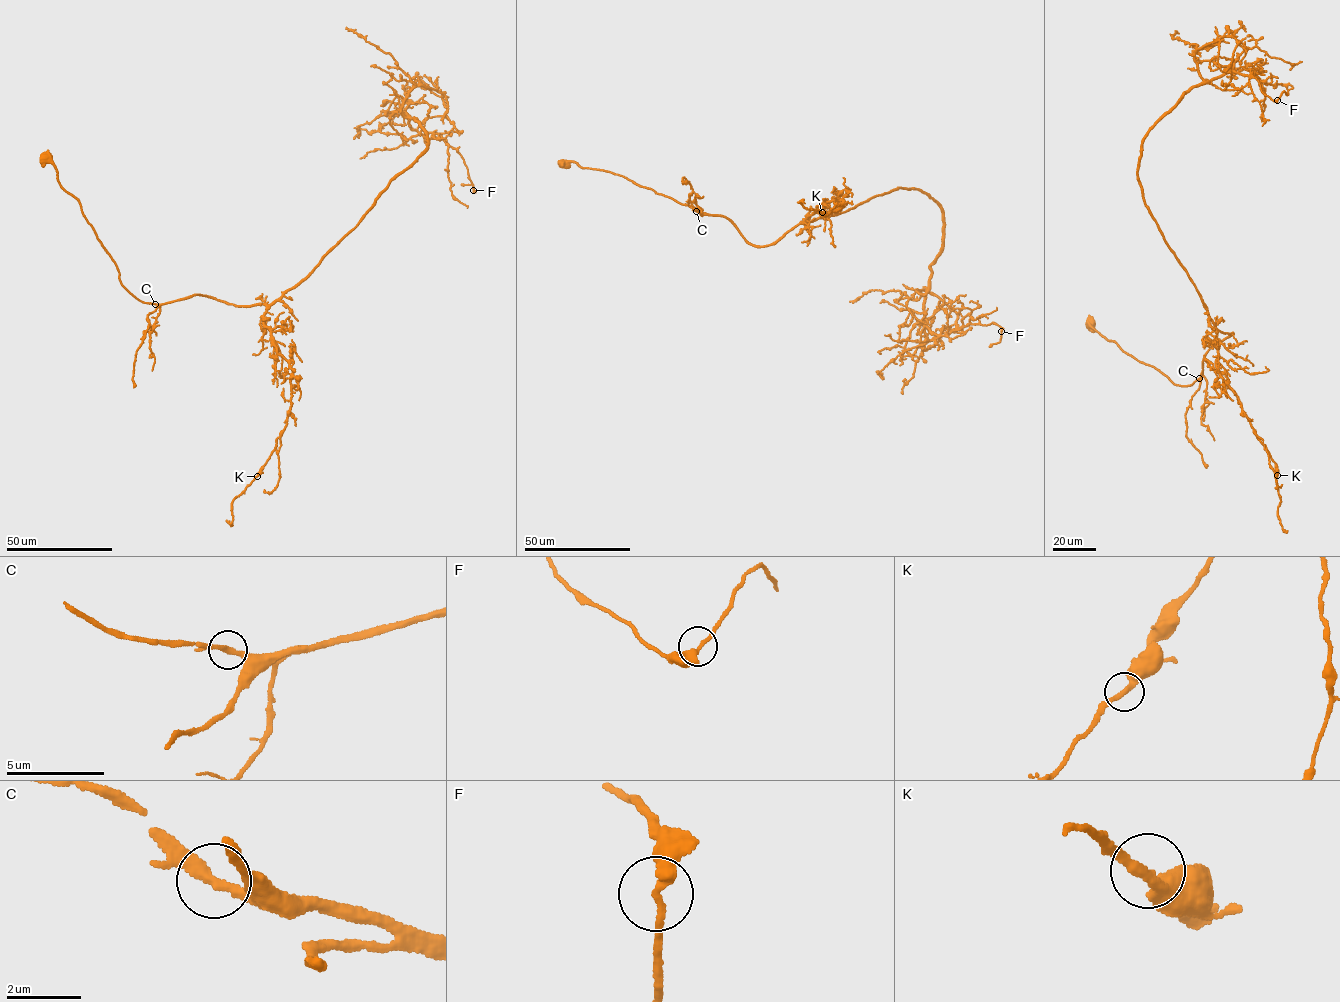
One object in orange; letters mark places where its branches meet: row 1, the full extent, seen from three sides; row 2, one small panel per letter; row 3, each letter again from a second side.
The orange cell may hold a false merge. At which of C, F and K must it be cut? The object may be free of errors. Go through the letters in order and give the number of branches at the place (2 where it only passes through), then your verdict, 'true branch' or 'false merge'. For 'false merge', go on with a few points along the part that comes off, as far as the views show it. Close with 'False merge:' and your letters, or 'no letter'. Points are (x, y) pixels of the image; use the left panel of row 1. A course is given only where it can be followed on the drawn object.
C: branches 2; true branch
F: branches 2; true branch
K: branches 2; true branch
False merge: no letter

